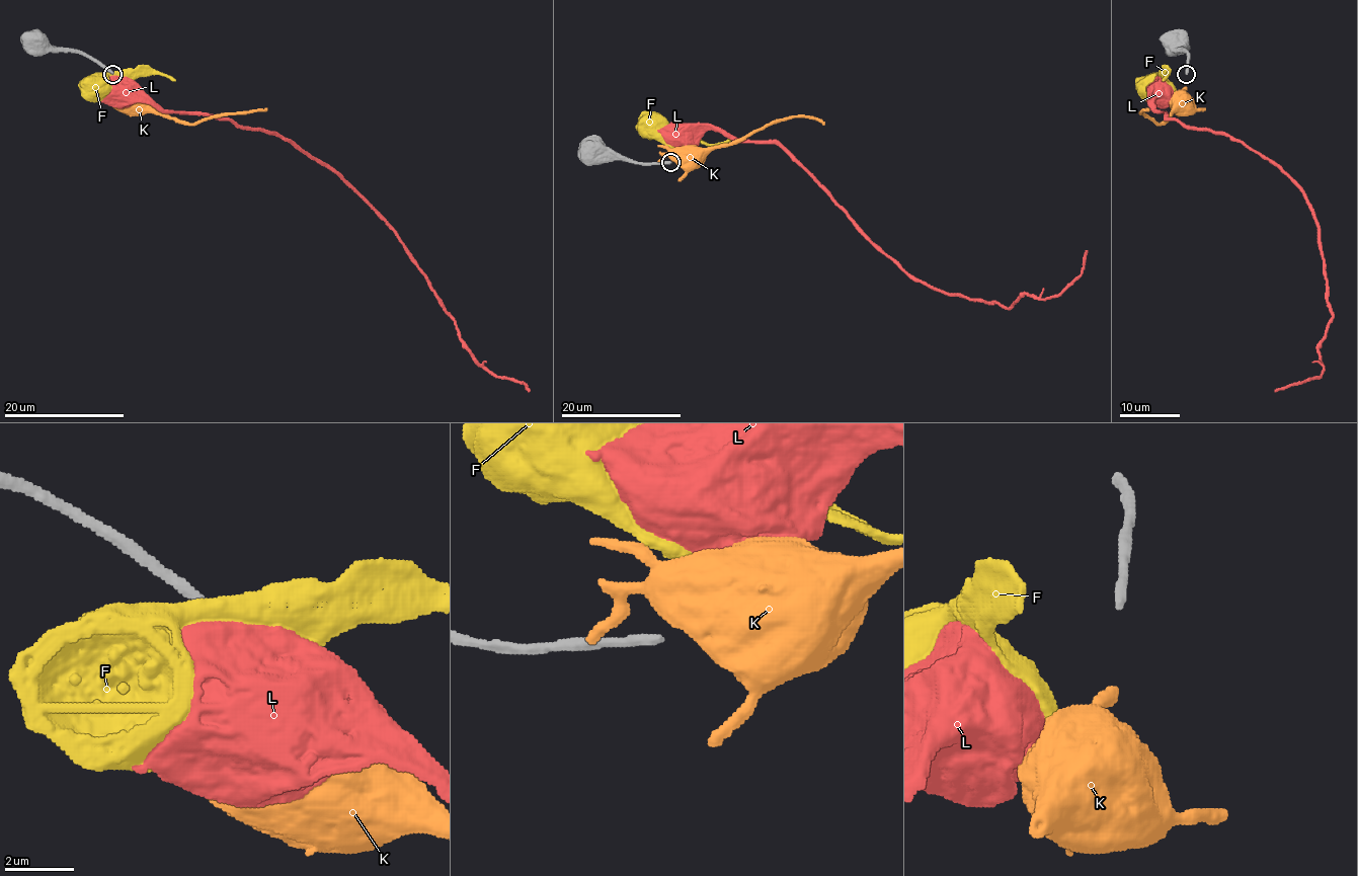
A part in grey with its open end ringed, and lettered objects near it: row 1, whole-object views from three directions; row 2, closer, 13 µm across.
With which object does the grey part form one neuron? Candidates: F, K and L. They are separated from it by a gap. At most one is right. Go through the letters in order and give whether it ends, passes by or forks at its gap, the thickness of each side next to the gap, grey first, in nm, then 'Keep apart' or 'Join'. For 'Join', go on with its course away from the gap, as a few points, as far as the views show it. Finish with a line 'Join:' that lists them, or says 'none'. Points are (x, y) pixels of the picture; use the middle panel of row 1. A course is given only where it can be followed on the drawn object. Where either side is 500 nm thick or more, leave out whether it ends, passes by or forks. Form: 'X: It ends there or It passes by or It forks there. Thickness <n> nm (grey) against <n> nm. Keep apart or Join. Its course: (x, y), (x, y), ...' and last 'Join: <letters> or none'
F: Thickness 280 nm (grey) against 600 nm. Keep apart
K: It ends there. Thickness 280 nm (grey) against 380 nm. Keep apart
L: Thickness 280 nm (grey) against 950 nm. Keep apart
Join: none

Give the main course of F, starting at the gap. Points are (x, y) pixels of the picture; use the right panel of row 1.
F: (1172, 82), (1154, 90), (1151, 87)

